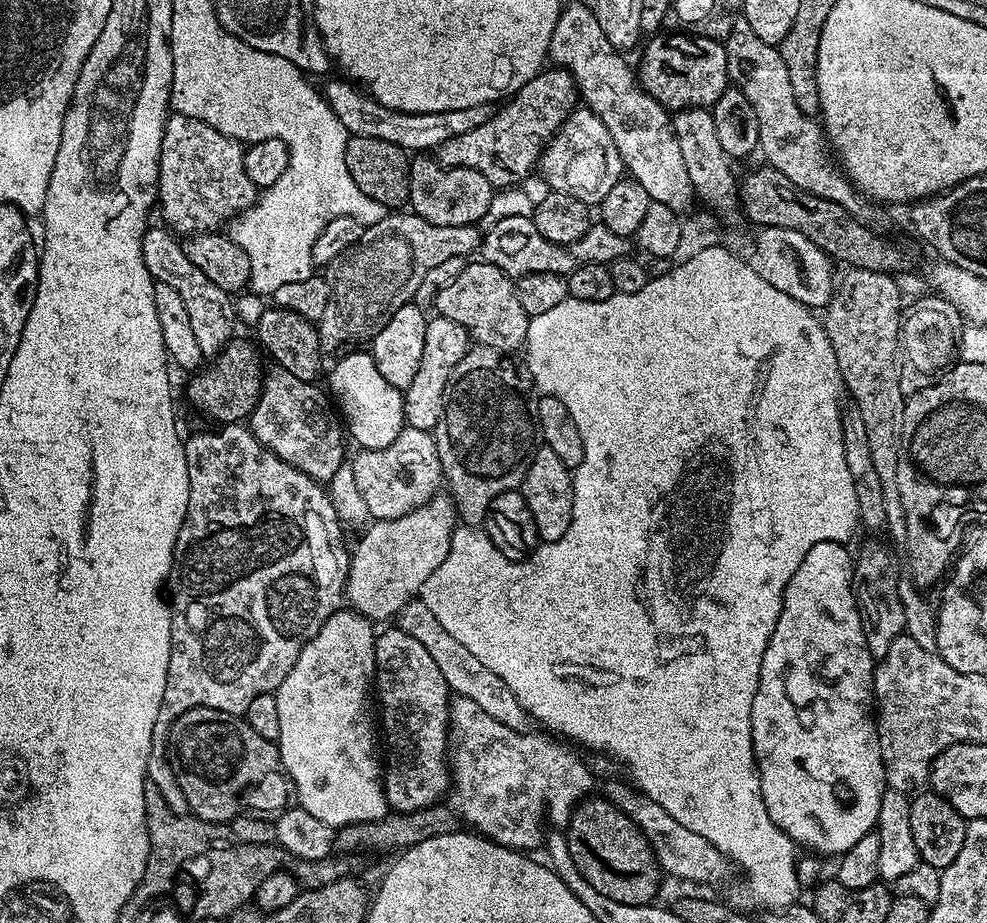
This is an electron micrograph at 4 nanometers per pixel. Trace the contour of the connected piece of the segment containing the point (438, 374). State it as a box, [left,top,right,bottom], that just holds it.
[404,314,470,432]

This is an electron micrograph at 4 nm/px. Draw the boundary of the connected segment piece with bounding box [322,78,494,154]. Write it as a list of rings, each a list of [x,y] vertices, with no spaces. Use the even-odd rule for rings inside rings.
[[[347,79],[332,80],[323,85],[324,100],[338,114],[338,122],[346,126],[349,137],[365,136],[366,138],[382,138],[382,142],[394,142],[394,146],[403,148],[409,154],[428,154],[439,148],[446,138],[458,138],[458,134],[466,134],[482,126],[492,117],[494,108],[490,104],[466,106],[466,110],[442,110],[441,112],[403,112],[390,106],[382,106],[374,97],[361,90],[355,83]]]

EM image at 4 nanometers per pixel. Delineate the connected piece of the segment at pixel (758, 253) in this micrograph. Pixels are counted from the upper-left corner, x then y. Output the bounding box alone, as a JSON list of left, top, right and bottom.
[738,227,834,309]

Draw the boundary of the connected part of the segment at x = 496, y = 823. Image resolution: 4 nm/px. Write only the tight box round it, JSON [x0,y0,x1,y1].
[446,695,598,850]

